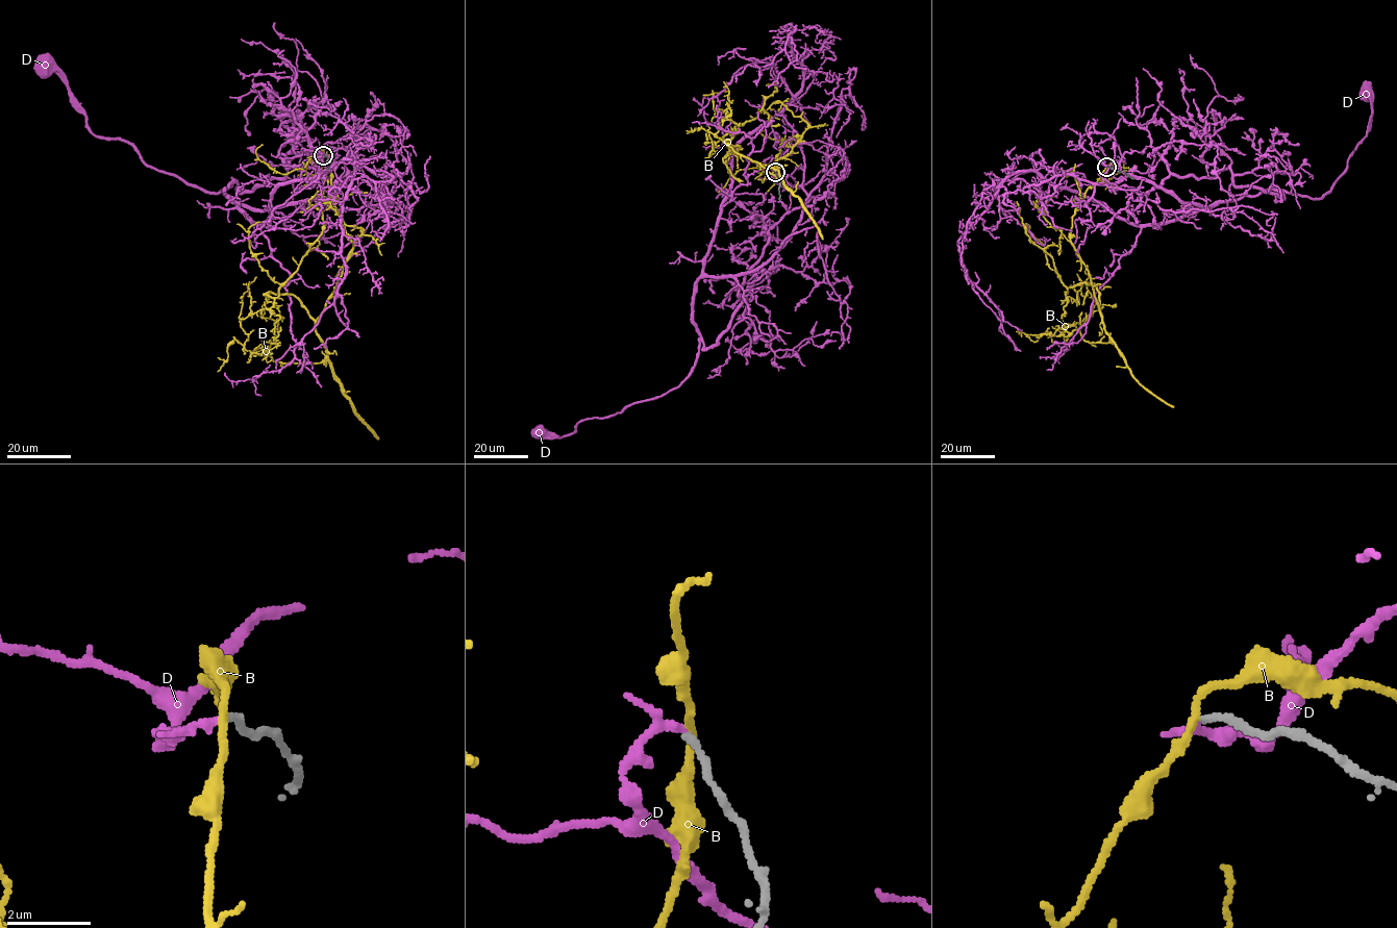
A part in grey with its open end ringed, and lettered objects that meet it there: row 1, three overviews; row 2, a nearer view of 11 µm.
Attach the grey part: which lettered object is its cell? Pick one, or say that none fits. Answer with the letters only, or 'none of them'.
D

